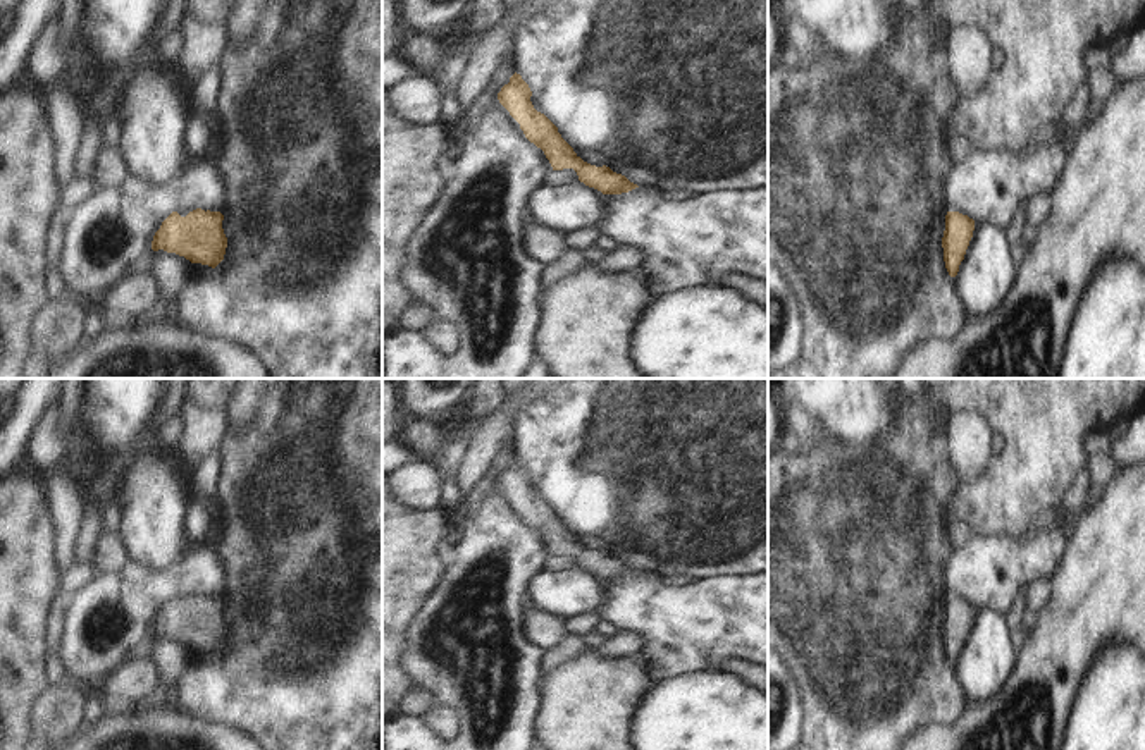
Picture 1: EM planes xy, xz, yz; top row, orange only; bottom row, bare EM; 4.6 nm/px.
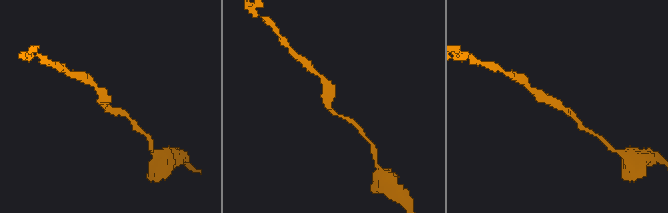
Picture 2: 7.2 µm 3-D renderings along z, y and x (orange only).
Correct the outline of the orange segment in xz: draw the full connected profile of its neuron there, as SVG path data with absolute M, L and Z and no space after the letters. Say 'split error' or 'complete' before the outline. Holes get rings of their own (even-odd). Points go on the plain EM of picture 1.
complete | M517 458L498 478L499 489L520 509L525 523L544 537L553 556L573 554L580 568L603 580L622 580L639 573L606 550L596 552L584 547L561 523L558 513L544 499L534 494L530 482L532 476L529 470Z

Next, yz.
complete | M947 597L942 623L944 647L950 662L956 662L973 623L975 606L959 597Z

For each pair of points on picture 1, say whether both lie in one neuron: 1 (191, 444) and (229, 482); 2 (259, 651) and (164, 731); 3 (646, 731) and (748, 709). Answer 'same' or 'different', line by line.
1: different
2: different
3: same

